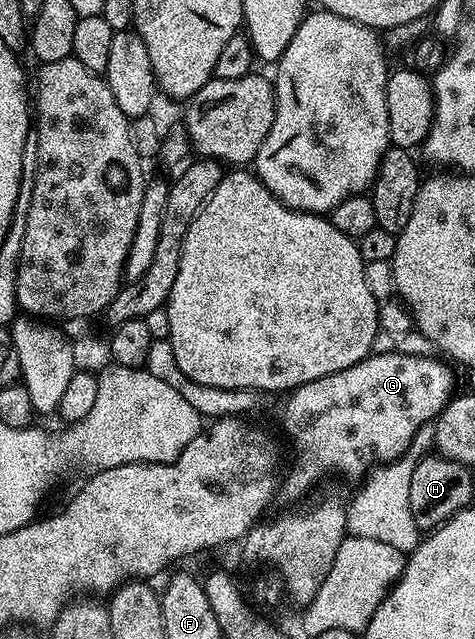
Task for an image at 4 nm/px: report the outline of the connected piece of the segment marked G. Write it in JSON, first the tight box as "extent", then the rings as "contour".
{"extent":[278,352,454,500],"contour":[[[377,352],[365,356],[346,370],[291,389],[283,397],[278,413],[280,412],[281,426],[288,431],[288,436],[296,447],[296,461],[293,462],[288,477],[287,472],[283,477],[278,488],[279,495],[284,495],[288,500],[296,500],[311,490],[315,480],[320,480],[331,472],[359,481],[377,465],[396,460],[403,455],[419,428],[435,421],[454,395],[452,372],[447,368],[449,365],[439,364],[434,359],[431,355]]]}

